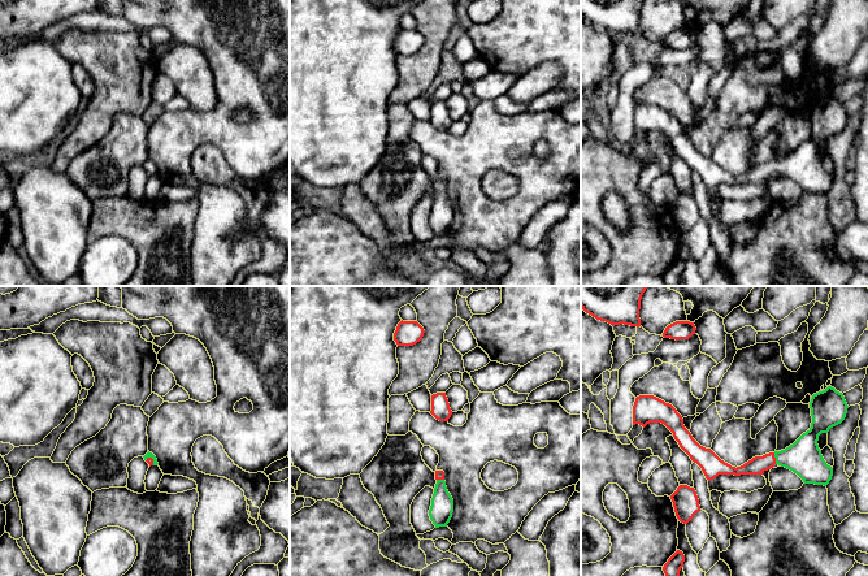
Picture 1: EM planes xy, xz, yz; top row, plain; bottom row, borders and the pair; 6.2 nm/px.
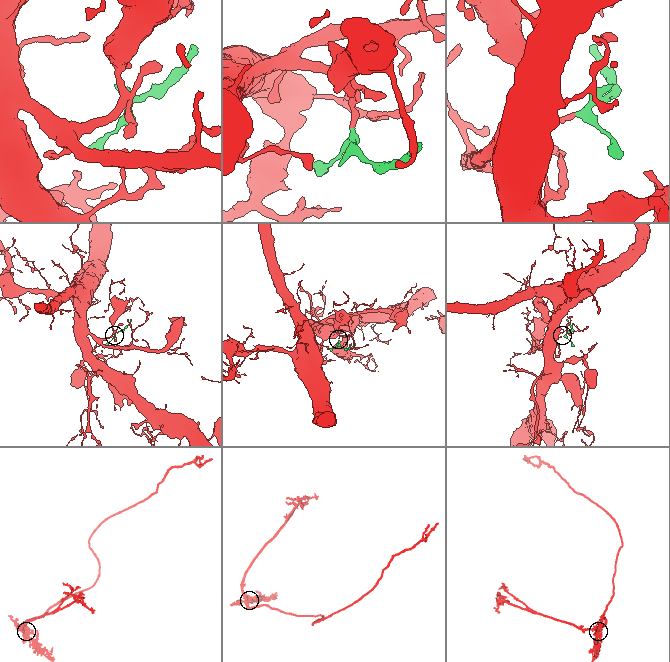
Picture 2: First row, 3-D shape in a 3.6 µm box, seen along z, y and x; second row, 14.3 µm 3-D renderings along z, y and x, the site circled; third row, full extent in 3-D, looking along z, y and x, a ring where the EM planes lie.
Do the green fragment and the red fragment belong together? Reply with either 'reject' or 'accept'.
accept

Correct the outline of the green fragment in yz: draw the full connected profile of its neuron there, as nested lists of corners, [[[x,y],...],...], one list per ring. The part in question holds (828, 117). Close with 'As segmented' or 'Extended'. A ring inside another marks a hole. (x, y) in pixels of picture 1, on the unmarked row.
[[[828,95],[812,104],[810,111],[812,131],[793,153],[781,160],[755,165],[741,176],[732,176],[721,169],[711,157],[700,155],[685,137],[677,118],[654,104],[639,104],[633,114],[633,134],[643,137],[650,131],[661,131],[672,142],[680,156],[696,172],[708,190],[719,183],[763,183],[776,173],[797,182],[804,192],[826,195],[833,177],[826,173],[817,150],[821,142],[841,133],[847,122],[847,112],[842,101]]]. Extended

